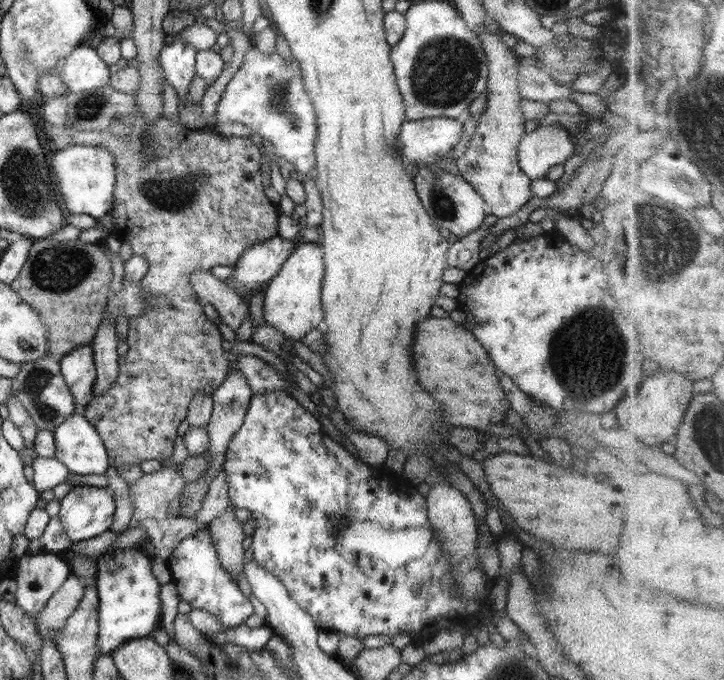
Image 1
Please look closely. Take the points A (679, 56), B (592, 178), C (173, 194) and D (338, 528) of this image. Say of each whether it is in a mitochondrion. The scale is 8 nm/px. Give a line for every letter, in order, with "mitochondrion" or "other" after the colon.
A: other
B: other
C: mitochondrion
D: other

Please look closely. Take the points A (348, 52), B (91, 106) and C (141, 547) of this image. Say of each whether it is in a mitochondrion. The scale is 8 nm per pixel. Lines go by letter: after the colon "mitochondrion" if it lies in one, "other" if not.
A: other
B: mitochondrion
C: other

